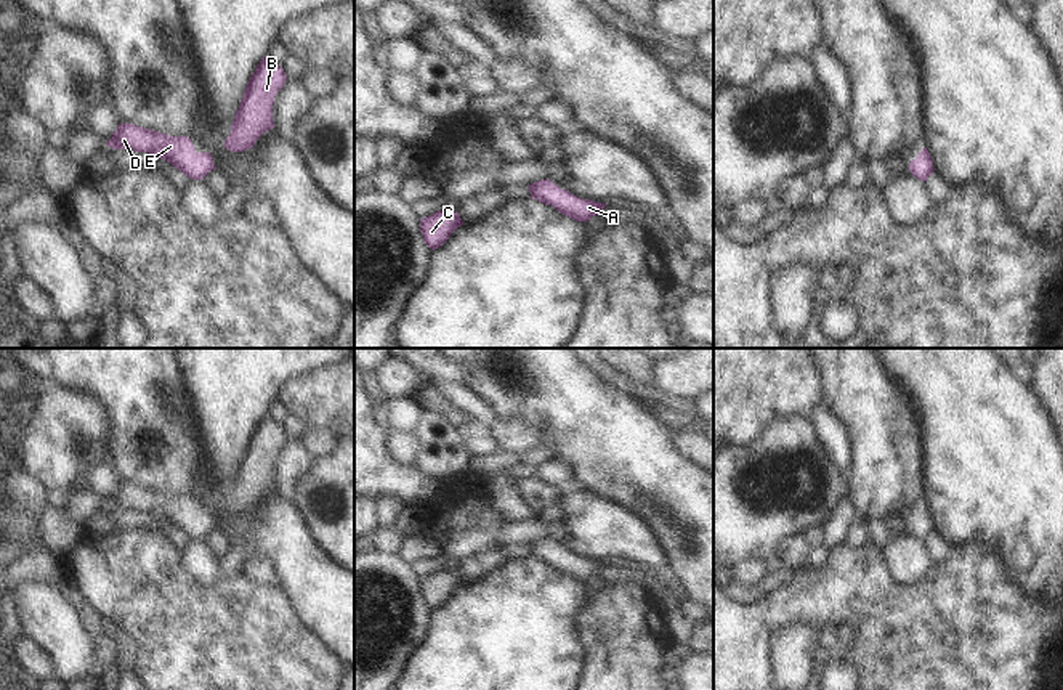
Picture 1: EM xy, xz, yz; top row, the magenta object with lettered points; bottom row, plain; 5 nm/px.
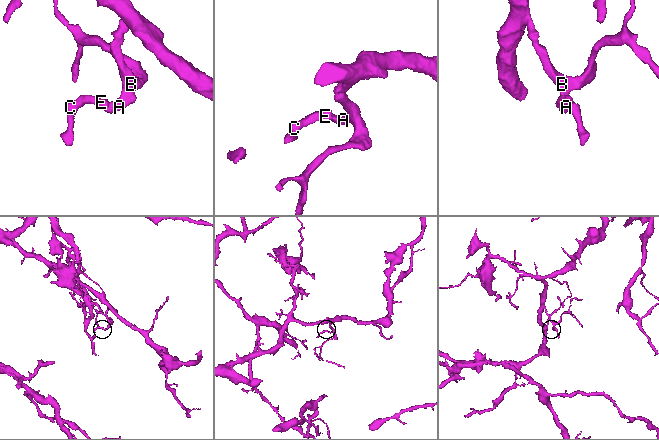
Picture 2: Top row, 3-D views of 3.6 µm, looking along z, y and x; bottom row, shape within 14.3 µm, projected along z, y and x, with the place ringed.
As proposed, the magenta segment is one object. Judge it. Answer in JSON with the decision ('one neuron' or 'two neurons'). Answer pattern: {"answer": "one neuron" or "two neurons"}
{"answer": "one neuron"}

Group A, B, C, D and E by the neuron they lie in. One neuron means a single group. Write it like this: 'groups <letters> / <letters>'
groups A B C D E

